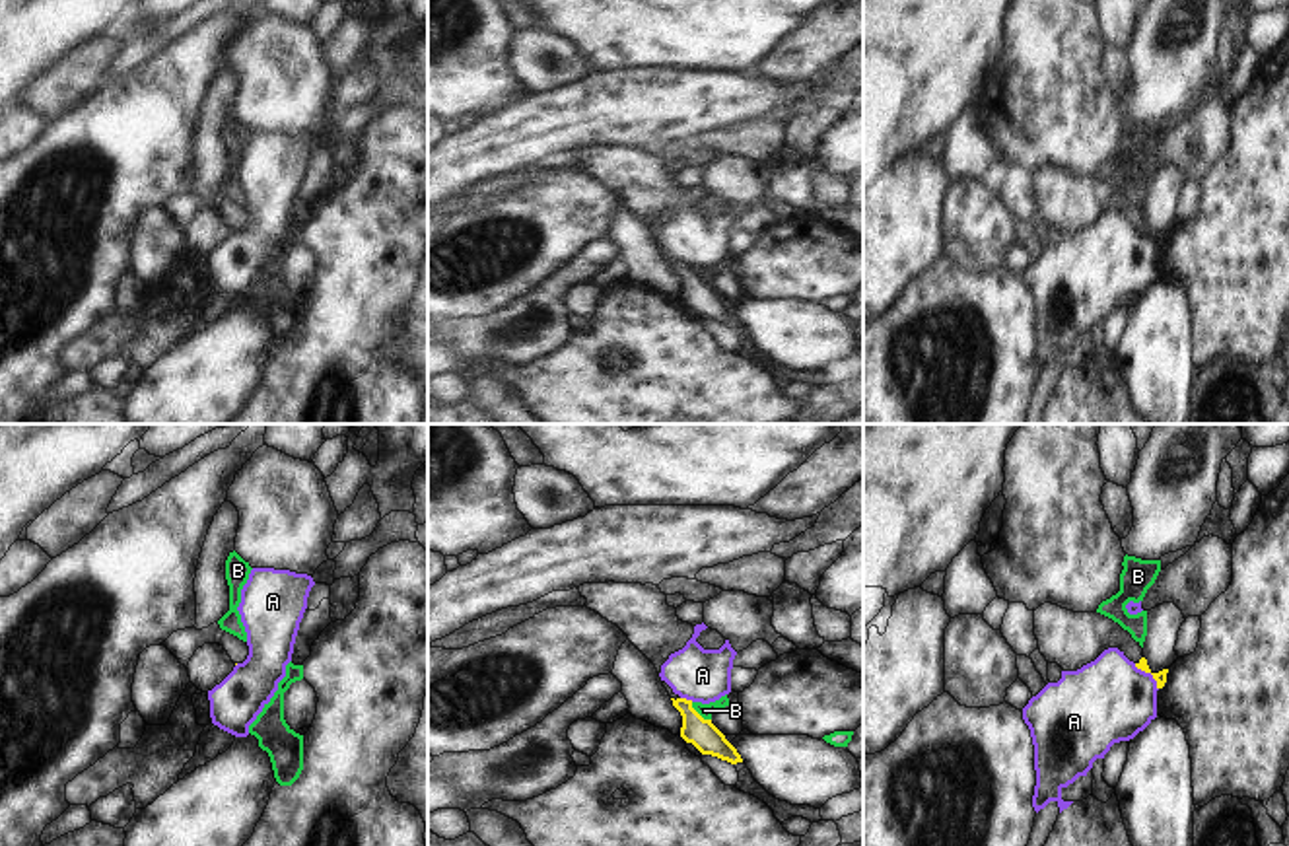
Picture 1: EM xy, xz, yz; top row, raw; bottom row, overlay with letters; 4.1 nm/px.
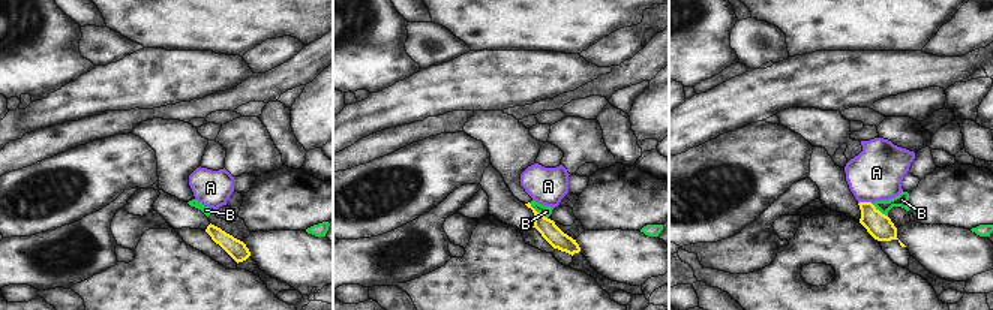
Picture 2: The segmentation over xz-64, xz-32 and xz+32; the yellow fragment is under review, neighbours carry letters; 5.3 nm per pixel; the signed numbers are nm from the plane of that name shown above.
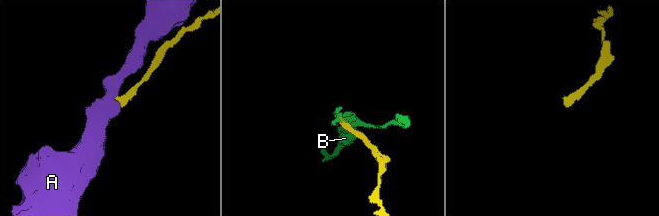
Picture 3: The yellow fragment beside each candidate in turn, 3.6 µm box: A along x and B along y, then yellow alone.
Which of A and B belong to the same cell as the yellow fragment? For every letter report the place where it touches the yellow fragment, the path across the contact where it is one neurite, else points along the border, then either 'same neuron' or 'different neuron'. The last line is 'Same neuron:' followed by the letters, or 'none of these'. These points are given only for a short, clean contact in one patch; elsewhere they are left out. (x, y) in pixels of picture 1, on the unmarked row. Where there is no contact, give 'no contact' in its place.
A: contact yz (1149, 236); border yz (1134, 228), (1151, 240), (1157, 253); different neuron
B: contact xz (698, 279); border xz (691, 267), (710, 284); different neuron
Same neuron: none of these

